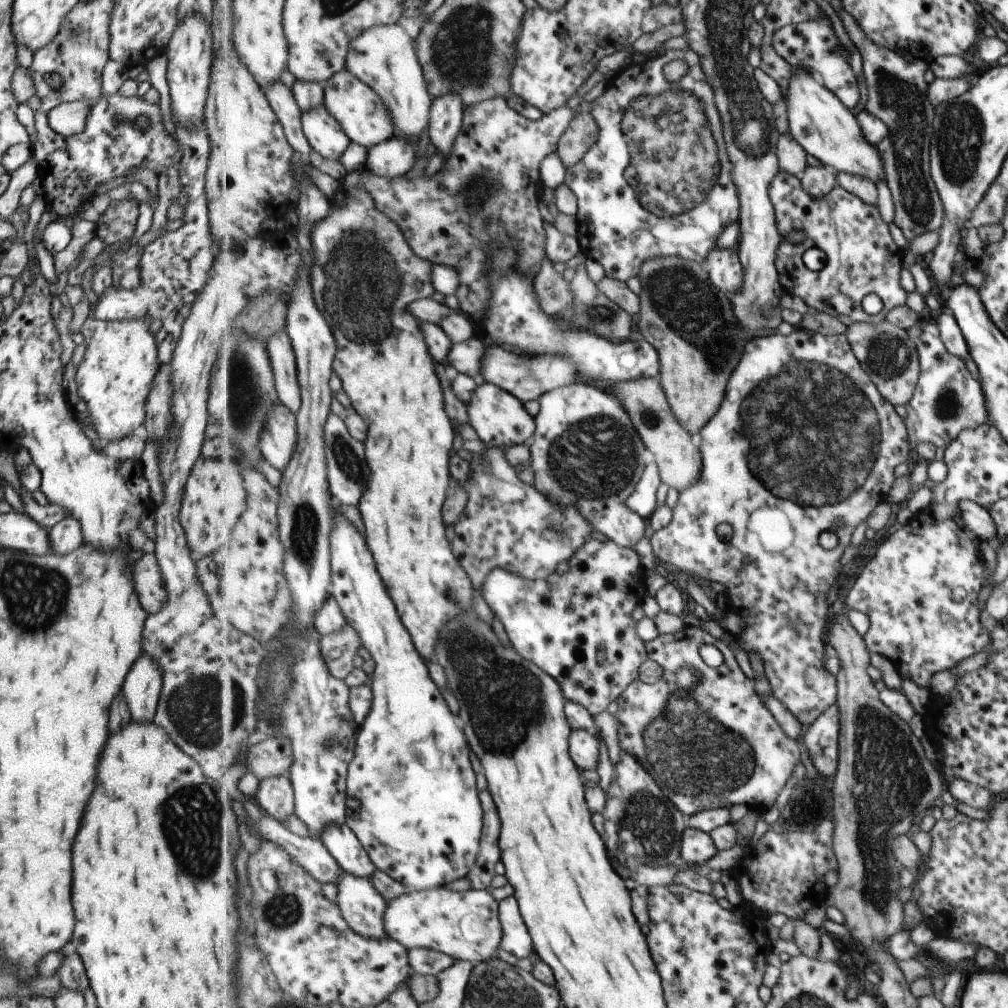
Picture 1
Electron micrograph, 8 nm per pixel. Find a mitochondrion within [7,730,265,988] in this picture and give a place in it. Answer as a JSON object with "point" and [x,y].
{"point":[190,817]}

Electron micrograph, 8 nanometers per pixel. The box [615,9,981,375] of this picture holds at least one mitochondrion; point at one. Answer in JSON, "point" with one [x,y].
{"point":[898,97]}

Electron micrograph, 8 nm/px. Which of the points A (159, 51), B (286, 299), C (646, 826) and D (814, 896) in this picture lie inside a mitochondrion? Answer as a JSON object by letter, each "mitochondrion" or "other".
{"A":"other","B":"other","C":"mitochondrion","D":"other"}

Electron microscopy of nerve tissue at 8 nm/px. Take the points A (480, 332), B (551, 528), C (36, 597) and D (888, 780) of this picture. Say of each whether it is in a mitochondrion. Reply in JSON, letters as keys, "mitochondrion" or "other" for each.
{"A":"other","B":"mitochondrion","C":"mitochondrion","D":"mitochondrion"}

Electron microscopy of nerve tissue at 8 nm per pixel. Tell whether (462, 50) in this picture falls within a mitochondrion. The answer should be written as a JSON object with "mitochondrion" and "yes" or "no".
{"mitochondrion":"yes"}

